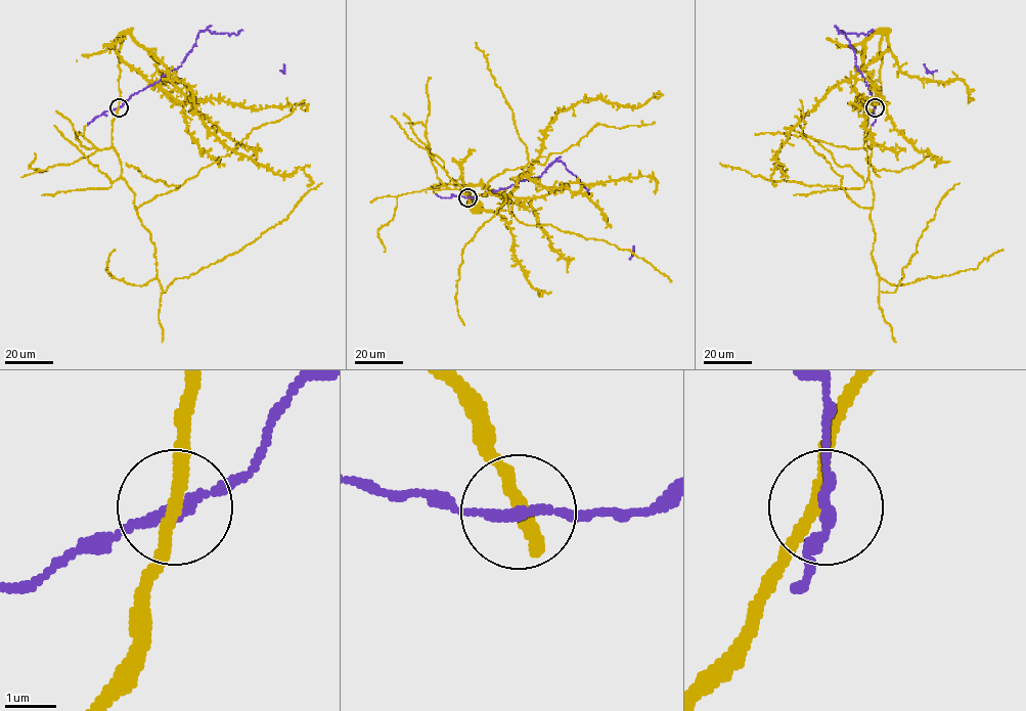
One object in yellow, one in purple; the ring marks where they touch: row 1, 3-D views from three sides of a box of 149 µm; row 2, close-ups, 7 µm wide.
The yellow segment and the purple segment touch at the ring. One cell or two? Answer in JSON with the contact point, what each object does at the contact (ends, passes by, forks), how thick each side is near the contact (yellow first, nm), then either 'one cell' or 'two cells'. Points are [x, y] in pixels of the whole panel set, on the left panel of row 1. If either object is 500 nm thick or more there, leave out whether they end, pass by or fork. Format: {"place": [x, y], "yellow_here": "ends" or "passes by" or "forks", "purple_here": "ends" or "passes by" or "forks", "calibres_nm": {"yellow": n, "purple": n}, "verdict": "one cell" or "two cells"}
{"place": [119, 107], "yellow_here": "passes by", "purple_here": "passes by", "calibres_nm": {"yellow": 240, "purple": 200}, "verdict": "one cell"}

